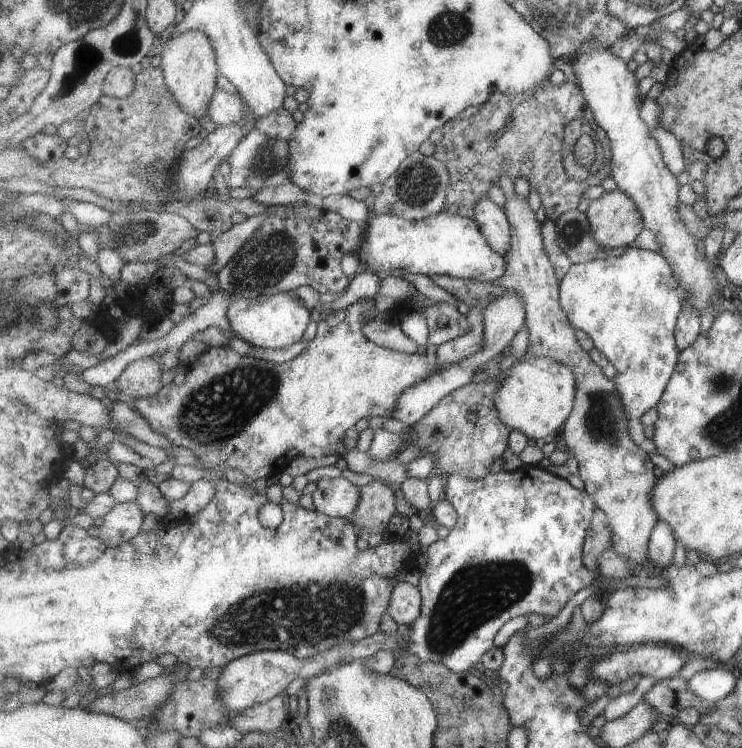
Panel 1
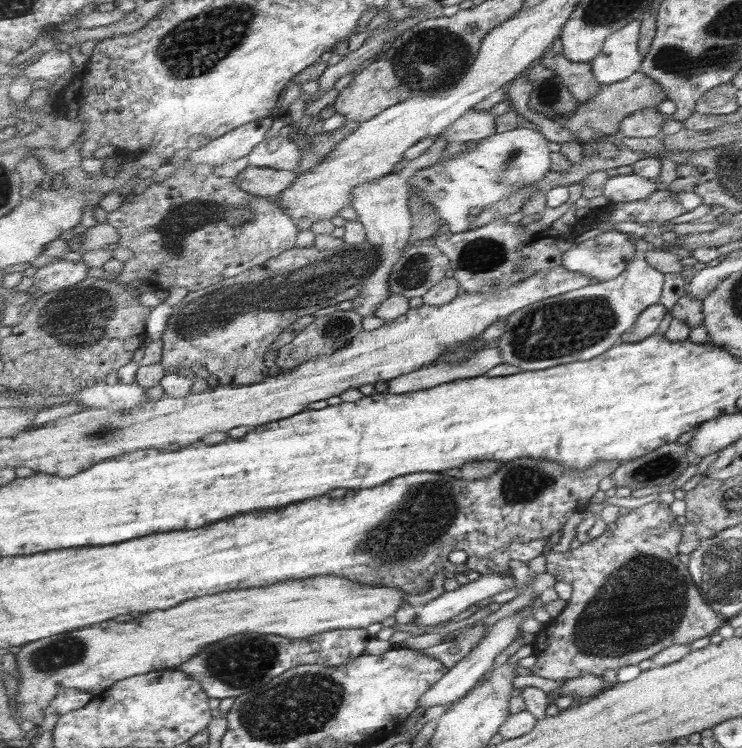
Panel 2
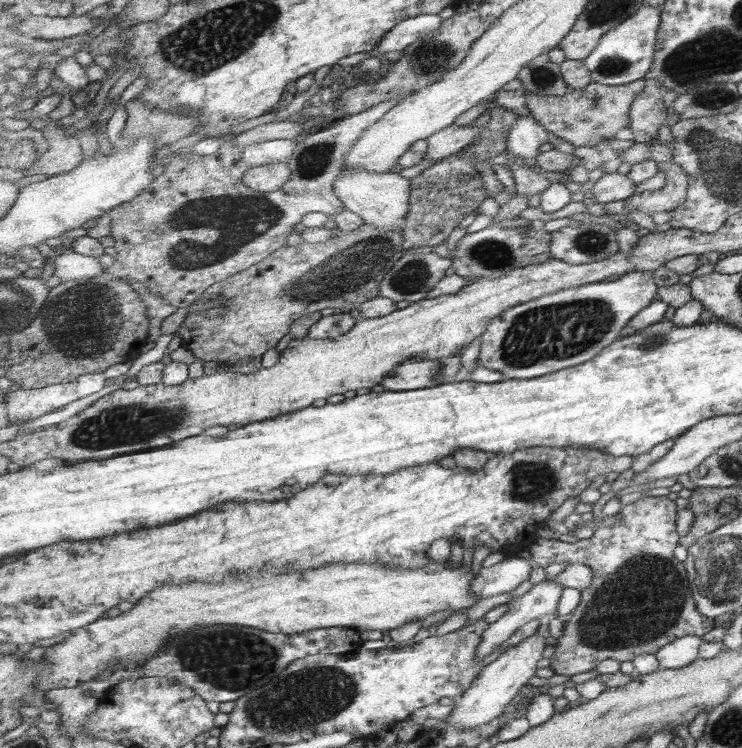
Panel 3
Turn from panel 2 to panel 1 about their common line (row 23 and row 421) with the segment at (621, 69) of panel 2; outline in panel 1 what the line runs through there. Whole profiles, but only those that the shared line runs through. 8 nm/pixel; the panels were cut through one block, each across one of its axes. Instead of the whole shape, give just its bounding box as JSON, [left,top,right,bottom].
[560,246,685,454]

